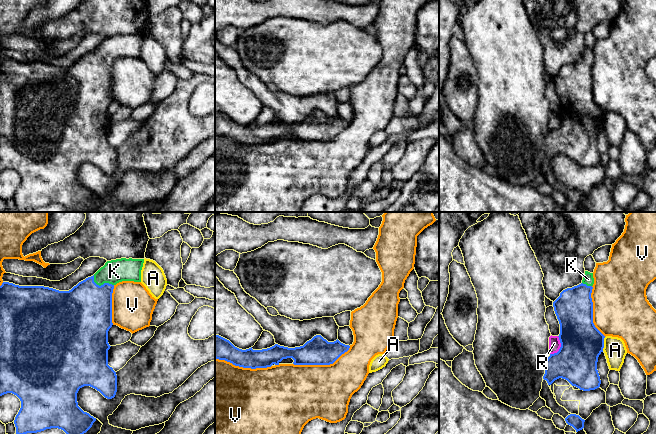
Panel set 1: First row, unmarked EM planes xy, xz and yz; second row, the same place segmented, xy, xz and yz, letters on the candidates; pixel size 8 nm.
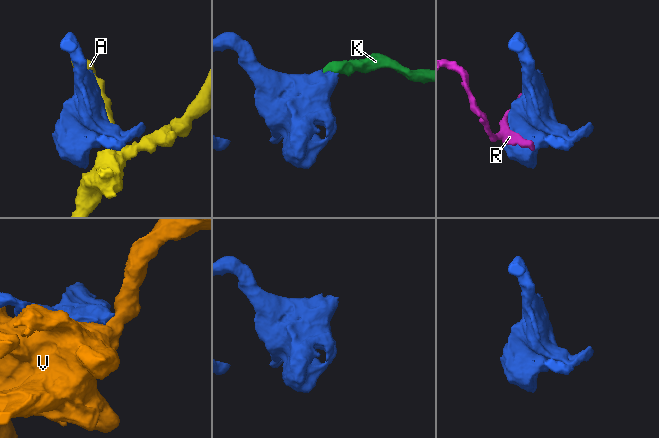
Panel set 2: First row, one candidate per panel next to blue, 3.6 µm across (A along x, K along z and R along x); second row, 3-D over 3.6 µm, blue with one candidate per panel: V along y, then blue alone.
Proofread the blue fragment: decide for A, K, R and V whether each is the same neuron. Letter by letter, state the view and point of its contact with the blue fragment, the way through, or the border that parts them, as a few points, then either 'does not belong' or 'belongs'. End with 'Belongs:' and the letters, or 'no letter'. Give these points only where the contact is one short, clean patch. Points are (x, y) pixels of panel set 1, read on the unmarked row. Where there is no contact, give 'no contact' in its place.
A: contact yz (603, 120); does not belong
K: contact xy (101, 61); way xy (85, 87), (101, 61), (114, 47); belongs
R: contact yz (560, 123); does not belong
V: contact xz (322, 140); does not belong
Belongs: K

